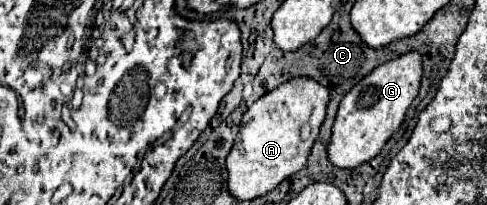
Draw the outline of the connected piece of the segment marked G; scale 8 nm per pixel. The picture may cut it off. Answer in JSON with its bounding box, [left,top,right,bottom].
[326,52,422,168]

